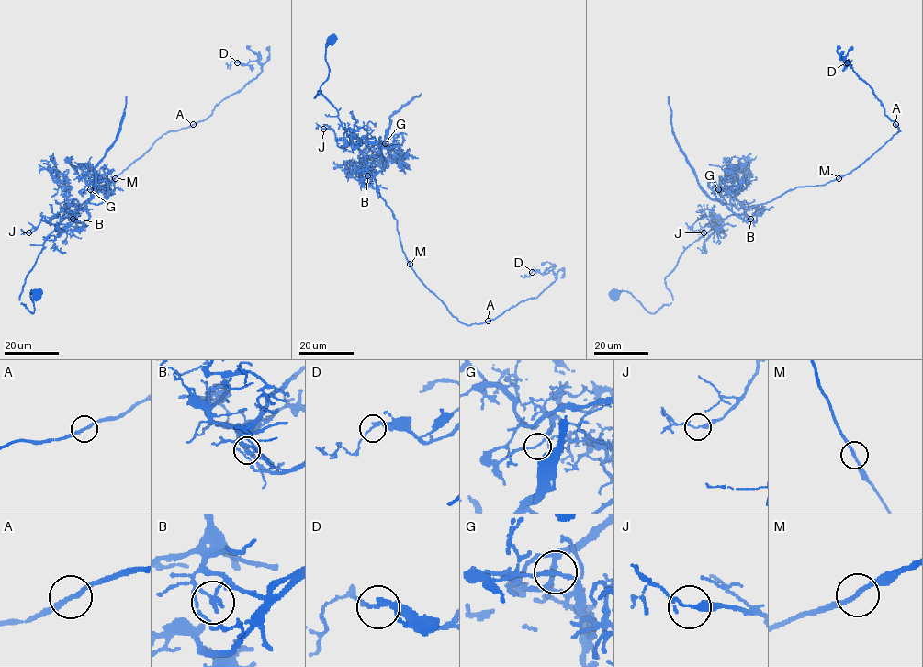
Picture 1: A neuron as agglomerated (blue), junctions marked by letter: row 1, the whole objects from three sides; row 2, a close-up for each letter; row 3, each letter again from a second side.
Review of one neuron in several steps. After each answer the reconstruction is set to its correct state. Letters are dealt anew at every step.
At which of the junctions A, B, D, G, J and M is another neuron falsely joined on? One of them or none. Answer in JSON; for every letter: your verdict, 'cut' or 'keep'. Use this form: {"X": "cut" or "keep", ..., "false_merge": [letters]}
{"A": "keep", "B": "cut", "D": "keep", "G": "keep", "J": "keep", "M": "keep", "false_merge": ["B"]}

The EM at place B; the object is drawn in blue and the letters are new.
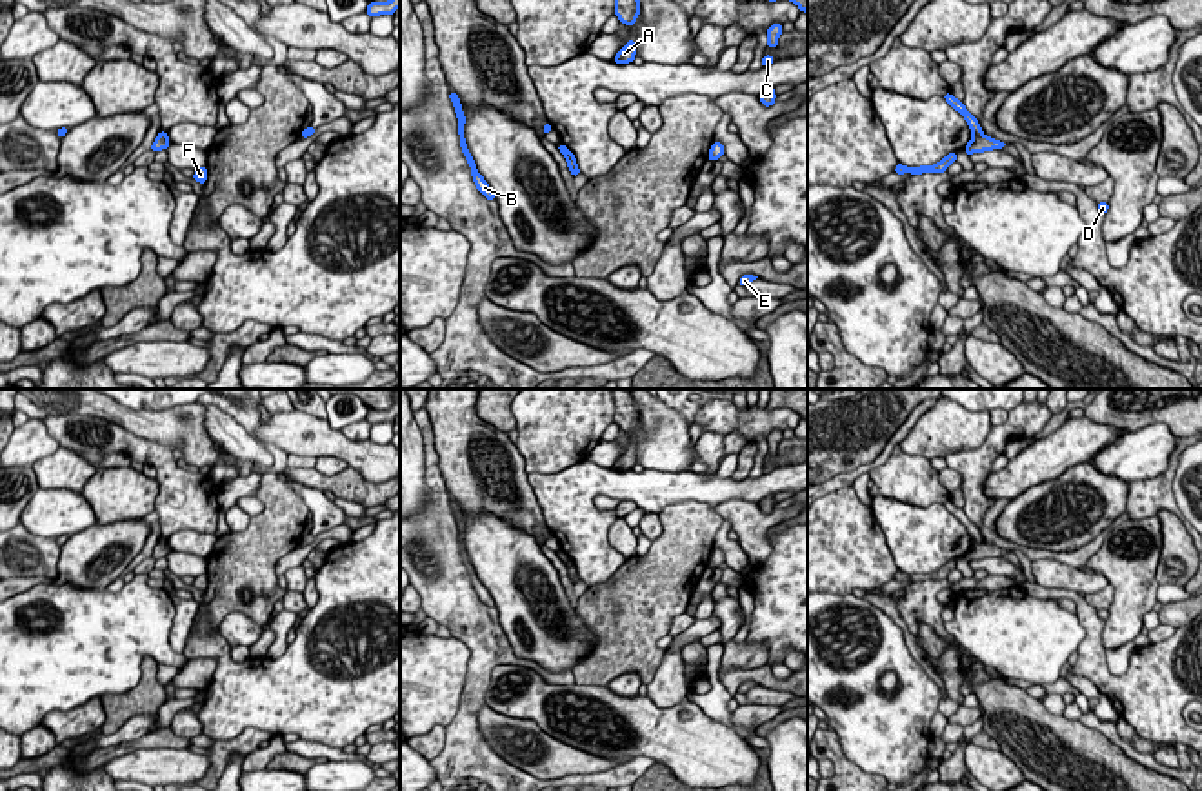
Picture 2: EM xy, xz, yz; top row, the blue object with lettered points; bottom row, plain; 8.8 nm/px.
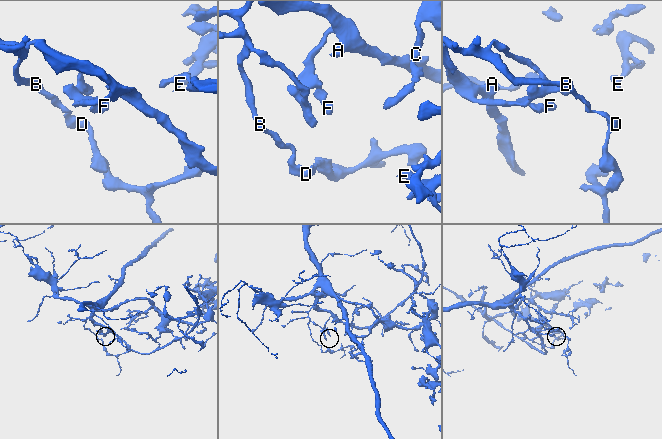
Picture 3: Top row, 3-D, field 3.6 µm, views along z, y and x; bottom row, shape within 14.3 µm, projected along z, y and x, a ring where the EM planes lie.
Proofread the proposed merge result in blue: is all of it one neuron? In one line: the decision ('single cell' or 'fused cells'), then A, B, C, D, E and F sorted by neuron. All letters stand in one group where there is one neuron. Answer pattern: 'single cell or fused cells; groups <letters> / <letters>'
fused cells; groups A C E F / B D

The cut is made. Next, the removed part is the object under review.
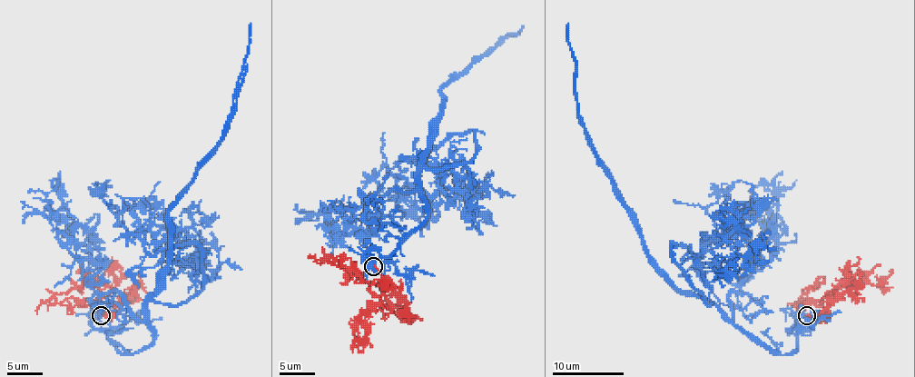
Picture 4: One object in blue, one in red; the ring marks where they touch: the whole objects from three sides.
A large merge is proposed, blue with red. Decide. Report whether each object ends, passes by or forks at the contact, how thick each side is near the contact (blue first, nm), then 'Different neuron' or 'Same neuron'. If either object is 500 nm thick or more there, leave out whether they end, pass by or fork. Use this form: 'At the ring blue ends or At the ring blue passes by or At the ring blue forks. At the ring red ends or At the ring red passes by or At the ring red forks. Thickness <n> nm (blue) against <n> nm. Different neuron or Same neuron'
At the ring blue forks. At the ring red ends. Thickness 360 nm (blue) against 220 nm. Same neuron

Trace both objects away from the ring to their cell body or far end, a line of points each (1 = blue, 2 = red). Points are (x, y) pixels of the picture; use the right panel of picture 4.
1: (807, 315), (780, 355), (707, 305), (672, 250), (705, 248), (713, 282), (761, 232)
2: (807, 315), (827, 309), (860, 276), (857, 272), (823, 300), (807, 298), (800, 303), (818, 278), (816, 287)

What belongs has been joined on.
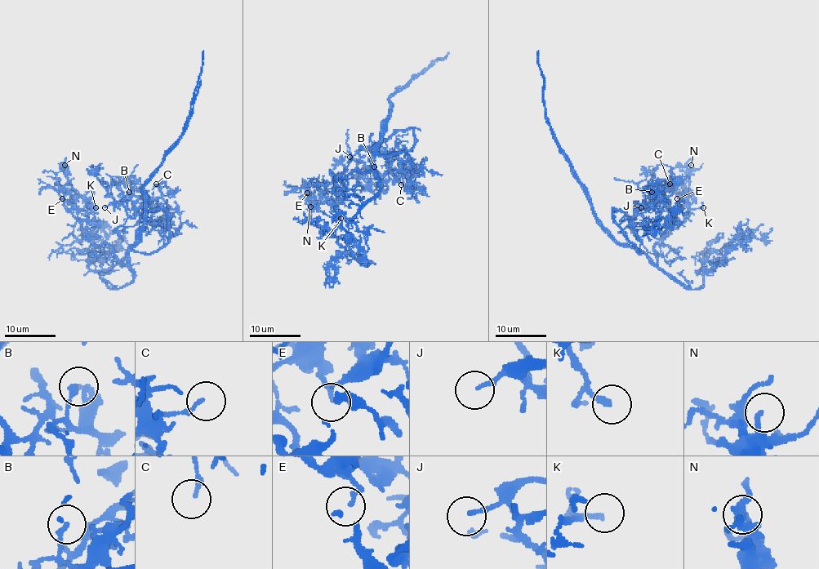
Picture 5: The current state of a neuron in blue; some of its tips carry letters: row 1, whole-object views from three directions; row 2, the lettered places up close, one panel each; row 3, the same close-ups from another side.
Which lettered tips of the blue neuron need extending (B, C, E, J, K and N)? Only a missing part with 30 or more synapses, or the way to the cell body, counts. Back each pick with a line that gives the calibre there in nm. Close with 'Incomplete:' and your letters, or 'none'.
J: 150 nm thick
K: 200 nm thick
Incomplete: J, K

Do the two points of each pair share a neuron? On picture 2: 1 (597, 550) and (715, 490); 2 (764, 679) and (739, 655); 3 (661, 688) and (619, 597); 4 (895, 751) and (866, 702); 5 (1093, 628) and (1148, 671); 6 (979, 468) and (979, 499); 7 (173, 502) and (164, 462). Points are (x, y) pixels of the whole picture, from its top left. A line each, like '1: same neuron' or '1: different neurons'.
1: same neuron
2: different neurons
3: different neurons
4: same neuron
5: same neuron
6: same neuron
7: same neuron

